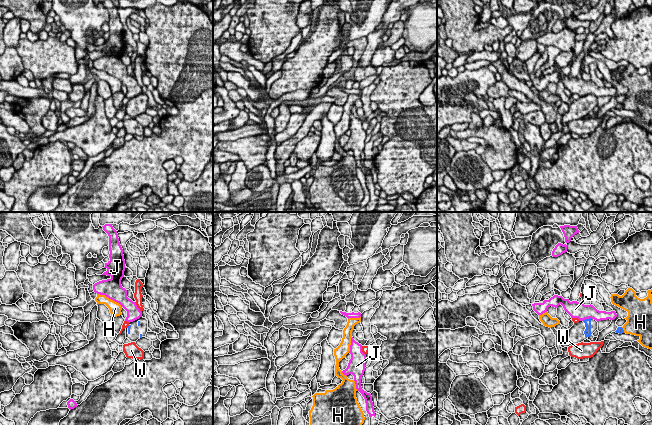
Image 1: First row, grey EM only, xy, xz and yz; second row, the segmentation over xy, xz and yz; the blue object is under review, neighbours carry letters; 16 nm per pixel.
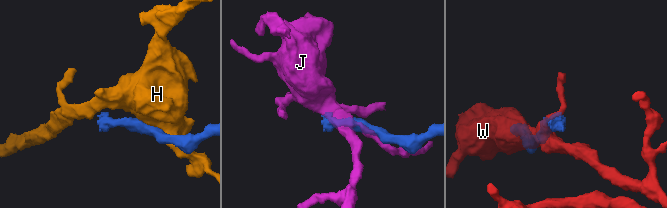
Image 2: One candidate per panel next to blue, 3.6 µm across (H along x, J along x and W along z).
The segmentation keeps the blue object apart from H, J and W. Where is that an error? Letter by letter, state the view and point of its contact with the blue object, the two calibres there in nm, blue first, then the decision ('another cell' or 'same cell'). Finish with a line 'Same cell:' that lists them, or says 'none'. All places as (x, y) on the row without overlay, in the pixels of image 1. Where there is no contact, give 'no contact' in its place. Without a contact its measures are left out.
H: contact yz (623, 106); calibres 100 and 360 nm; another cell
J: contact yz (586, 95); calibres 120 and 260 nm; another cell
W: contact xy (128, 102); calibres 50 and 90 nm; another cell
Same cell: none

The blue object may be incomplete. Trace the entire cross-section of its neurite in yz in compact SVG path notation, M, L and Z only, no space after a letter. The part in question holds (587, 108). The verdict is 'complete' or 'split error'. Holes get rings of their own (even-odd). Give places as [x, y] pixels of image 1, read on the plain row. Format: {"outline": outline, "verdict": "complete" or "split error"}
{"outline": "M591 94L574 99L569 105L569 111L562 116L561 123L564 124L581 119L593 111L596 106L598 106L598 98Z", "verdict": "split error"}

